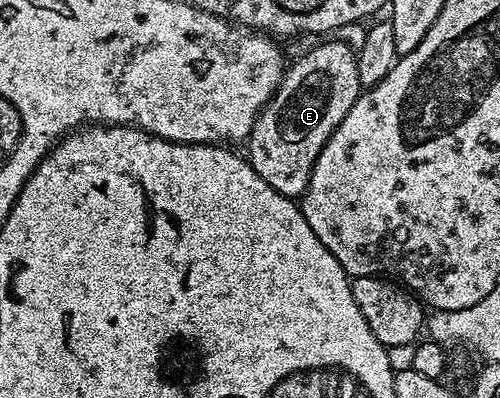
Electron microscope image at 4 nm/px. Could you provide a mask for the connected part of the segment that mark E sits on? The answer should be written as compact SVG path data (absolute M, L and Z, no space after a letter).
M310 70L286 98L276 91L278 98L271 96L274 106L268 103L270 110L264 107L266 114L258 114L262 122L254 122L248 139L250 154L248 161L253 170L259 174L276 192L295 200L301 199L308 188L308 180L312 176L312 168L330 138L331 132L348 116L348 108L356 104L357 96L354 86L350 86L350 98L342 98L346 94L346 86L338 86L338 78L334 78L334 70Z

